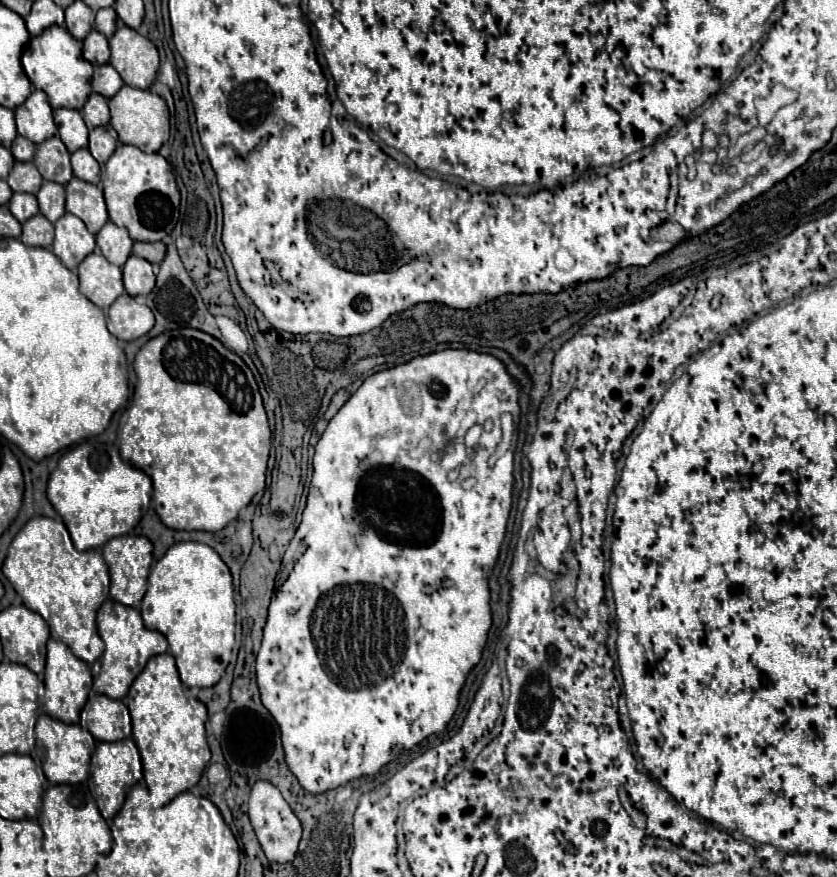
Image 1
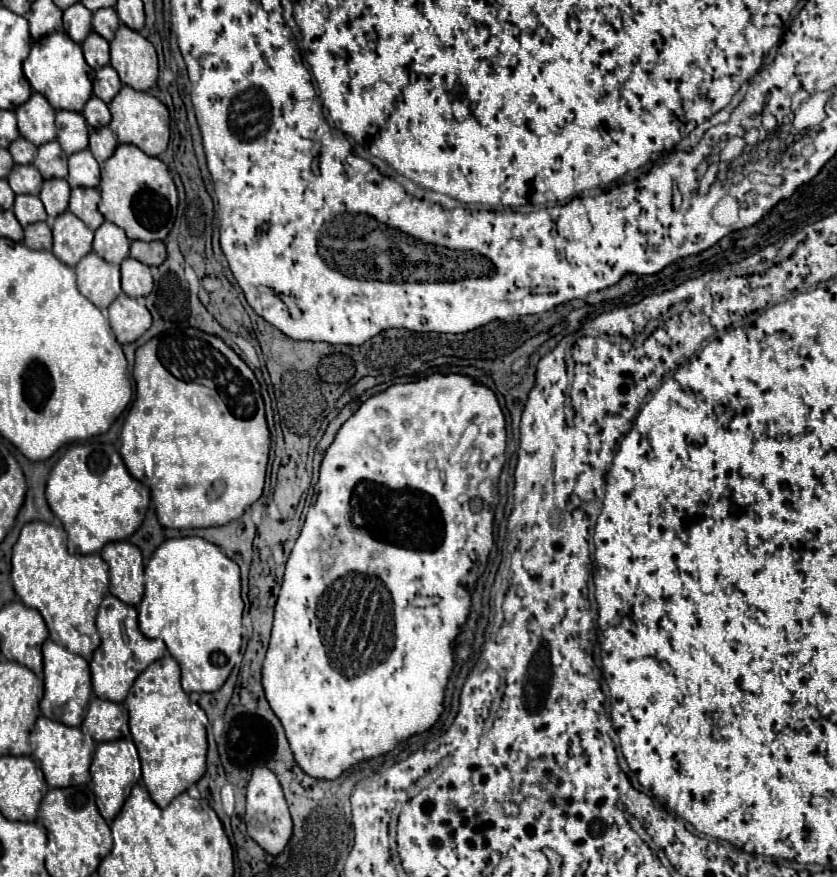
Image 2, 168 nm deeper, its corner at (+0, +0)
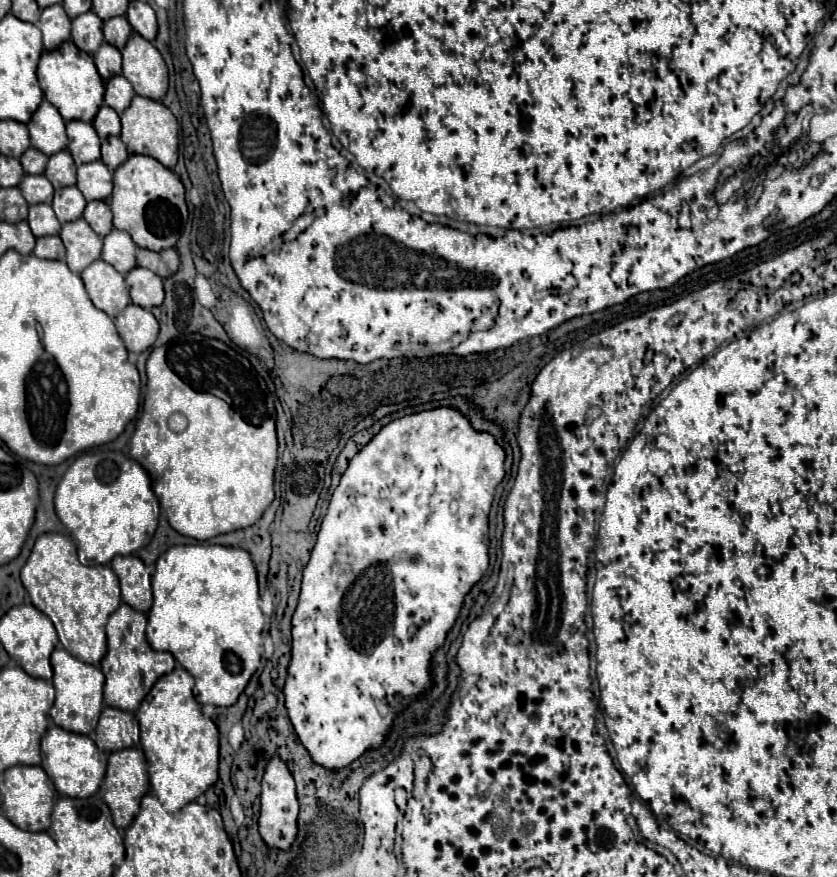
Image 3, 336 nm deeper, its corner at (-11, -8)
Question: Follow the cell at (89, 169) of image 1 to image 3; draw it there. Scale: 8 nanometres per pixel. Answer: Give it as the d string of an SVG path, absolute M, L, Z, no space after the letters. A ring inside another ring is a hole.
M102 161L84 163L78 167L78 183L86 201L106 199L112 193L112 173Z

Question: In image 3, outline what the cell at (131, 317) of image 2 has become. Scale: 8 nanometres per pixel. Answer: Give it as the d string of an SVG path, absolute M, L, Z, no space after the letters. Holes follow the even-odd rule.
M130 303L116 319L116 329L128 351L142 353L146 351L158 337L158 321L152 311Z

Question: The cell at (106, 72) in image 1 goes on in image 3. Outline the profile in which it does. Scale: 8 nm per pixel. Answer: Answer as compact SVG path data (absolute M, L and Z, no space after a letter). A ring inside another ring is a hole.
M116 75L112 77L108 83L106 83L106 95L104 95L104 103L108 107L112 107L116 113L122 113L130 101L134 97L134 89L132 85L128 83L128 79L124 79L122 75Z

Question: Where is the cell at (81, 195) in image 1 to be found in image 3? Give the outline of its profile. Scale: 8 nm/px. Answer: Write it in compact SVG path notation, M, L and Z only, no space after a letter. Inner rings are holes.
M90 201L84 209L84 219L100 235L106 237L112 231L112 211L106 201Z

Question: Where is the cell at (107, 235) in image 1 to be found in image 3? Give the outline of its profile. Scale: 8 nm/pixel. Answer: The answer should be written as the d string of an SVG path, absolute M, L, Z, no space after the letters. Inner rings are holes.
M112 229L104 237L104 249L102 249L102 259L110 263L116 271L122 275L128 273L130 269L136 267L136 243L132 243L132 237L126 231Z

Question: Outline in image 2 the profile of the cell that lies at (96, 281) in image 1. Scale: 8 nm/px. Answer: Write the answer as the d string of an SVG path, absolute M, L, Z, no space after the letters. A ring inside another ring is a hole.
M93 251L75 265L75 273L79 293L85 295L101 311L105 311L121 293L119 267L107 263Z

